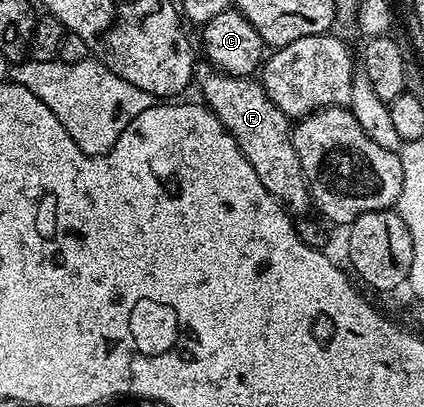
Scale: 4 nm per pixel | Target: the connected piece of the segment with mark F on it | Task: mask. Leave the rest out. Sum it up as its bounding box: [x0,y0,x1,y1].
[203,70,313,213]

